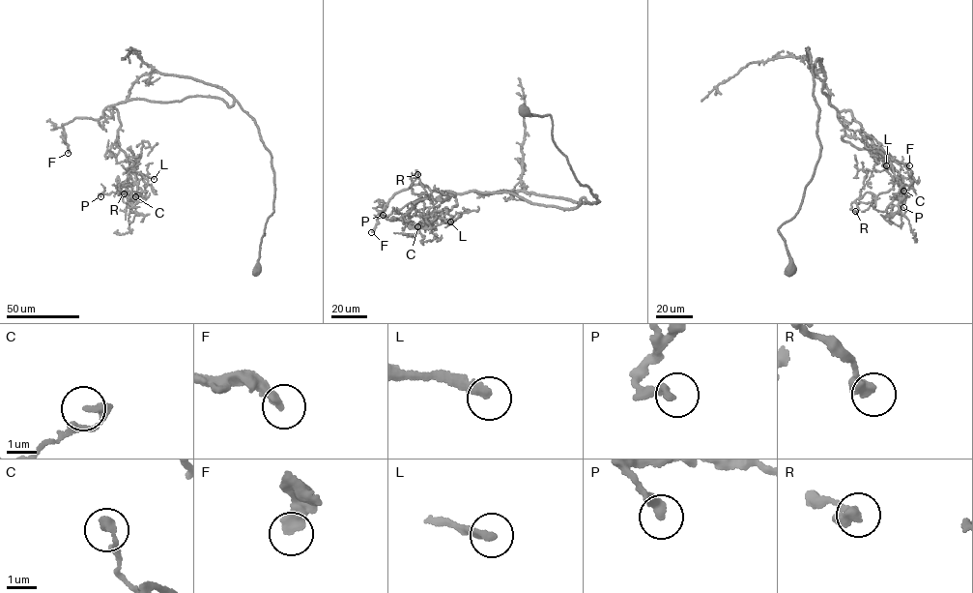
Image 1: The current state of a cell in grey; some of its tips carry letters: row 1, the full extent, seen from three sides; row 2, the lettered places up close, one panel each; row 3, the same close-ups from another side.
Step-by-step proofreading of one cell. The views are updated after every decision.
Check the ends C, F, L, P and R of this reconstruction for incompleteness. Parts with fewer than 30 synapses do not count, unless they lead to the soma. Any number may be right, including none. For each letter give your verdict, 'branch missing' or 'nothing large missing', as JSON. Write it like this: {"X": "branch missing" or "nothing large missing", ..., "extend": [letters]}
{"C": "nothing large missing", "F": "branch missing", "L": "branch missing", "P": "nothing large missing", "R": "nothing large missing", "extend": ["F", "L"]}

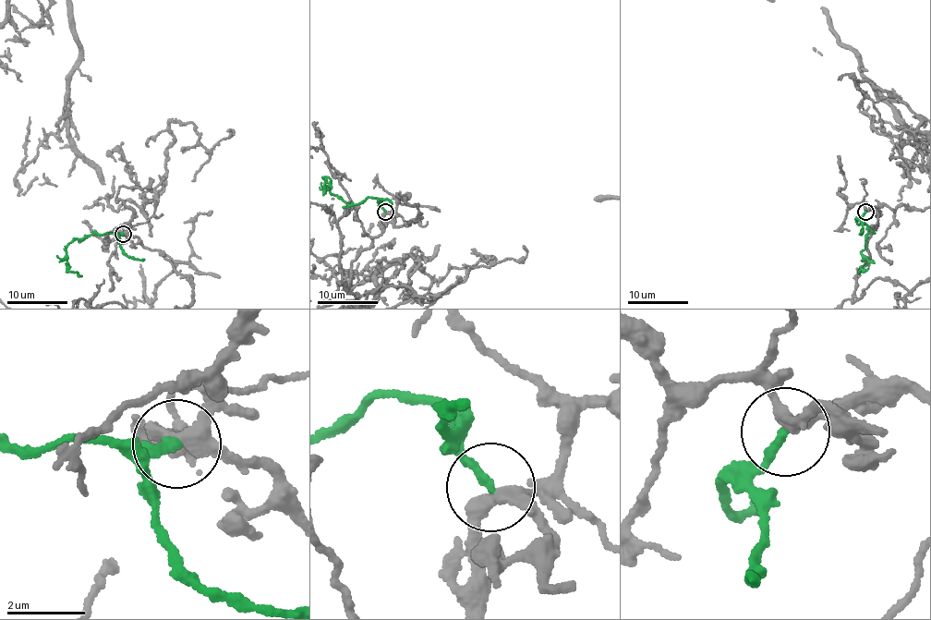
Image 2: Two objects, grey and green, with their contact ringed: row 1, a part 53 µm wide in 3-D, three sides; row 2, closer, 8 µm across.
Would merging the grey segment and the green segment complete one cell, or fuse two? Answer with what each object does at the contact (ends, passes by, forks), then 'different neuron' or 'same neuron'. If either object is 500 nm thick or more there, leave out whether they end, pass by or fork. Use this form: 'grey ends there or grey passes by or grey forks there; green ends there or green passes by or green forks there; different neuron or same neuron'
grey forks there; green ends there; same neuron

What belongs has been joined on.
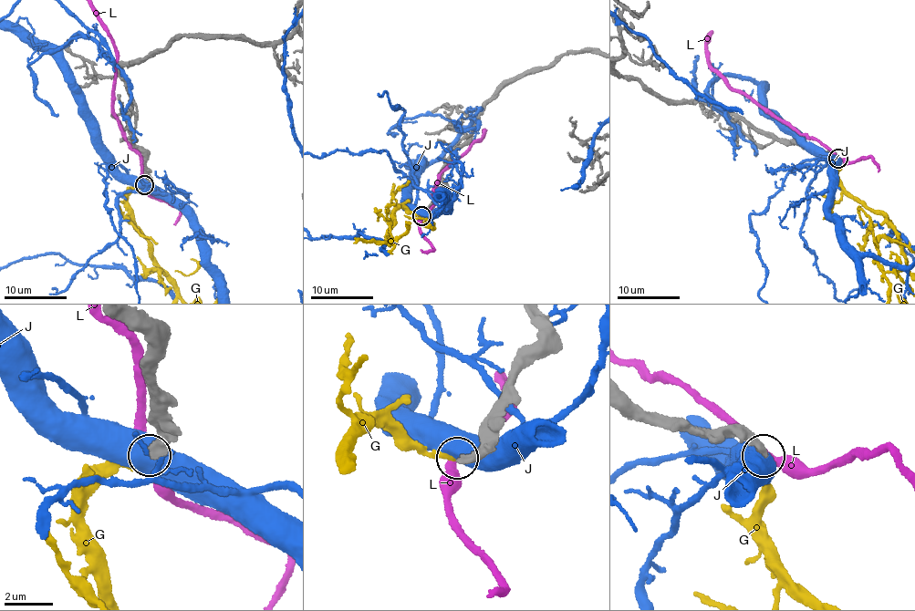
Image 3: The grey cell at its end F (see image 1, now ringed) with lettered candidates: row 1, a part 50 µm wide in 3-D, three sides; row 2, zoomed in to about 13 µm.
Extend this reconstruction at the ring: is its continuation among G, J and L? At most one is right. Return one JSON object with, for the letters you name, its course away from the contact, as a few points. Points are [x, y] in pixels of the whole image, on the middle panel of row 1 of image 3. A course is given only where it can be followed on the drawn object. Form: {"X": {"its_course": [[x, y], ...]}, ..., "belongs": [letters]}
{"belongs": ["G"]}

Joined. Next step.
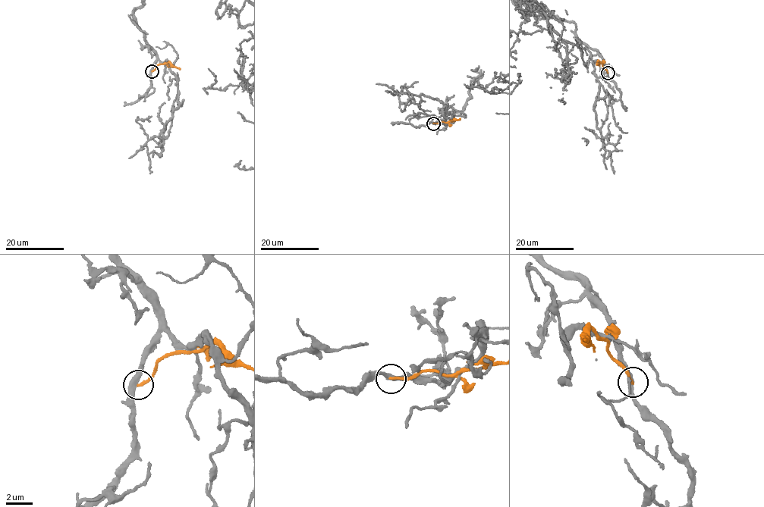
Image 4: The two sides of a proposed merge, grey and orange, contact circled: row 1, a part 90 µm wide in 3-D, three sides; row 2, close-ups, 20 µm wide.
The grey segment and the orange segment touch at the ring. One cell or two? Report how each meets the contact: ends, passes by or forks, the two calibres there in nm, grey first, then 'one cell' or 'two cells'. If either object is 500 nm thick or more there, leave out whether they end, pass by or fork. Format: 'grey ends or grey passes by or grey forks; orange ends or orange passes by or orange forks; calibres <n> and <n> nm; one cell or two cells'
grey passes by; orange ends; calibres 360 and 200 nm; two cells

